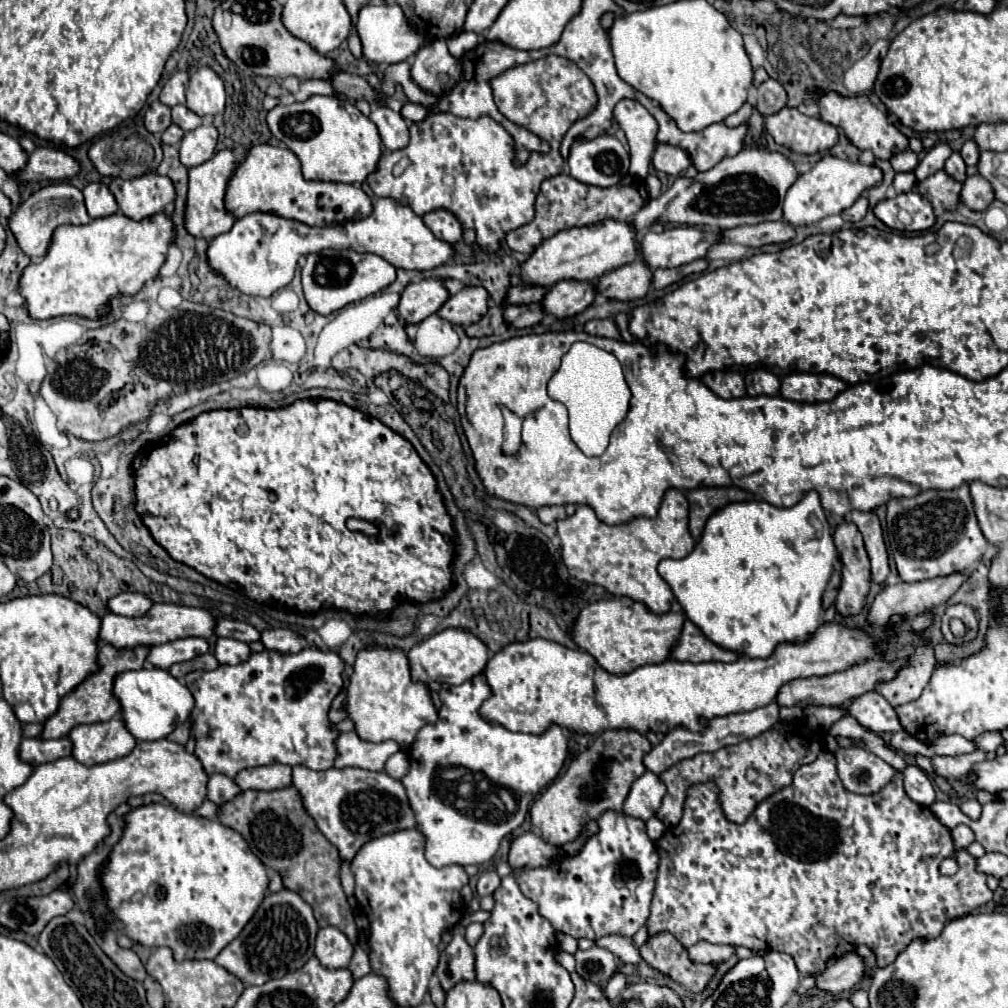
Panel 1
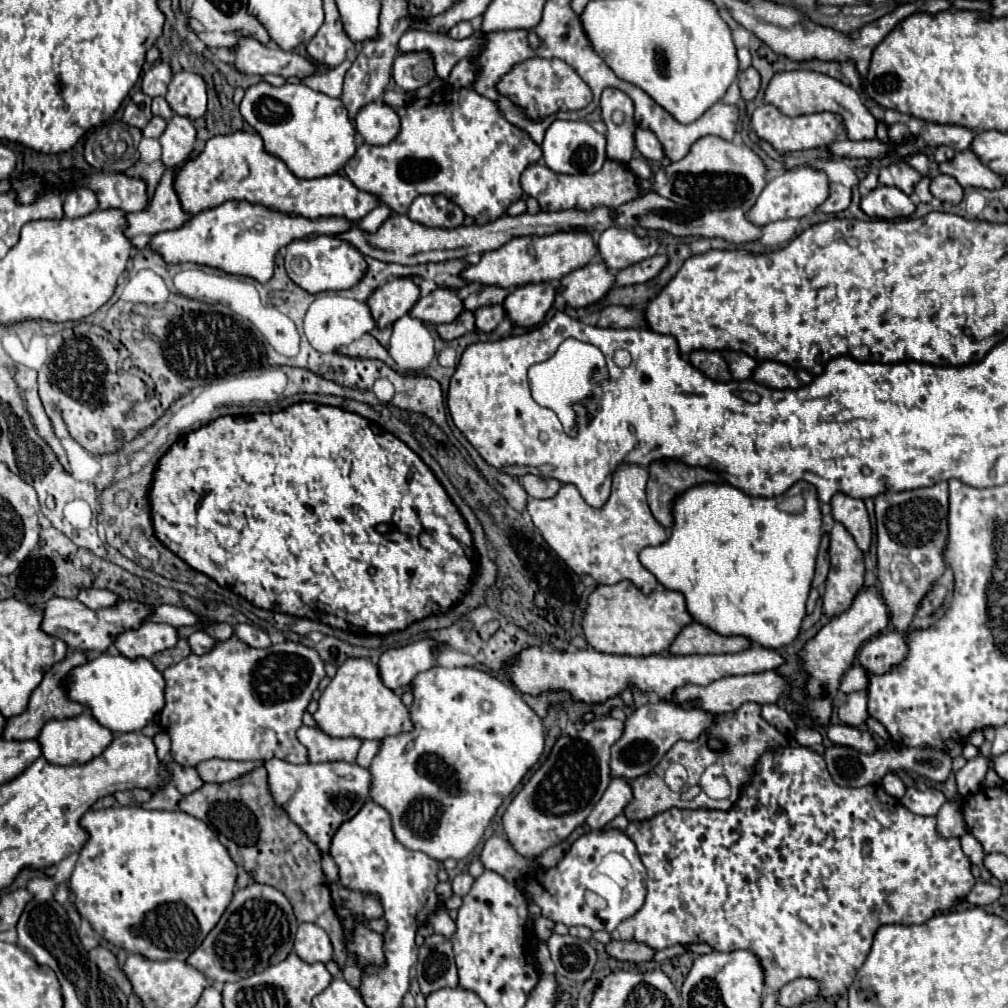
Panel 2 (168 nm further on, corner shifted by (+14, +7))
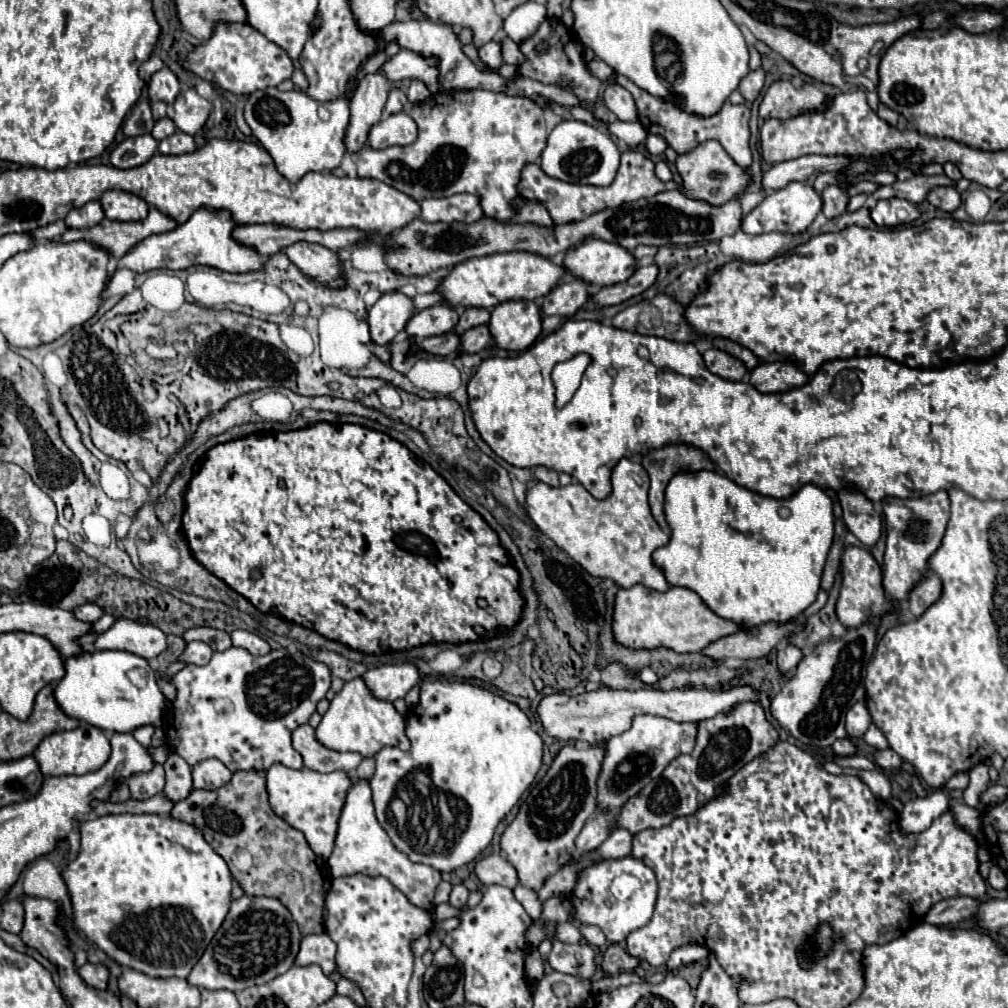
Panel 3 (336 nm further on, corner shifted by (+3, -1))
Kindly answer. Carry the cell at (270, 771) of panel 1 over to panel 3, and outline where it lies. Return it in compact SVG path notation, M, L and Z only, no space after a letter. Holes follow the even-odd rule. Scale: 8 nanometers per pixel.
M202 760L200 764L192 766L192 786L214 790L226 784L232 778L232 772L220 760Z

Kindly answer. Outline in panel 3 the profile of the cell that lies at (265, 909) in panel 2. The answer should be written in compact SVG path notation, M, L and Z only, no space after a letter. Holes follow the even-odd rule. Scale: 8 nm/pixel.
M242 896L232 900L220 930L186 980L196 988L232 992L240 992L256 984L266 984L268 980L284 974L290 966L294 966L300 938L302 936L296 922L292 920L288 908L280 904L280 900Z

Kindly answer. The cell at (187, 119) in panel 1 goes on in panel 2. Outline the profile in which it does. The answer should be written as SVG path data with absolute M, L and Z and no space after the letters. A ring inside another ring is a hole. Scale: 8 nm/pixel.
M153 98L153 114L161 116L161 118L165 118L169 122L175 112L169 108L169 104L167 104L165 98Z

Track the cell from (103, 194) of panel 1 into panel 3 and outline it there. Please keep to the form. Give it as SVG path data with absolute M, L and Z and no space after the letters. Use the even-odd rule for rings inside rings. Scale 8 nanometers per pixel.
M88 202L88 204L68 212L64 222L68 228L92 228L92 226L100 224L102 218L104 218L102 206L98 202Z

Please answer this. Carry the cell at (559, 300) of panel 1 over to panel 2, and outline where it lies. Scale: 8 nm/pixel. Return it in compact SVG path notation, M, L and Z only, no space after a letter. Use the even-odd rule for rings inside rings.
M551 282L541 284L527 284L521 288L515 288L507 300L503 302L503 308L507 312L507 318L511 318L519 326L537 326L549 308L553 306L557 296L557 286Z

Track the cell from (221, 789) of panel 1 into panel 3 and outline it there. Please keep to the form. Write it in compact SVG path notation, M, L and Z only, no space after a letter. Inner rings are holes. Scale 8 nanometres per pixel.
M172 752L164 762L164 770L166 770L166 786L162 794L172 802L184 800L192 790L192 768L186 764L184 758Z

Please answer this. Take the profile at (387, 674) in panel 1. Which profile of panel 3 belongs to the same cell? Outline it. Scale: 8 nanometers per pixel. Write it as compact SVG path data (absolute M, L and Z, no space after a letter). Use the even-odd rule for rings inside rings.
M354 678L342 686L336 698L330 702L330 708L322 716L322 722L316 728L316 738L322 746L338 752L360 752L364 758L372 758L384 746L396 746L400 750L410 750L410 740L404 734L406 720L390 702L378 700L366 688L364 680Z

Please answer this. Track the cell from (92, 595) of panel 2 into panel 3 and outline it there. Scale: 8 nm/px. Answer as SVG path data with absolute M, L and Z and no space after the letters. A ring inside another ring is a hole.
M84 604L84 606L74 608L72 614L76 616L76 620L84 620L84 622L92 624L92 622L96 622L104 612L102 612L102 608L98 608L96 604Z

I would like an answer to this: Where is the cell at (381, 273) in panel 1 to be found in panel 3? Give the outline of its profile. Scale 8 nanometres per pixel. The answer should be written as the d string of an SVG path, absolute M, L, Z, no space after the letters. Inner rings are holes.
M304 240L290 244L284 252L308 278L334 288L342 286L342 264L336 252L322 244L304 244Z

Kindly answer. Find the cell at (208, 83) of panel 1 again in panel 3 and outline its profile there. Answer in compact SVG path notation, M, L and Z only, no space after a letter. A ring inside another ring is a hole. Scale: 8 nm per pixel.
M186 88L174 102L174 124L178 130L194 136L212 112L212 104L202 98L194 88Z

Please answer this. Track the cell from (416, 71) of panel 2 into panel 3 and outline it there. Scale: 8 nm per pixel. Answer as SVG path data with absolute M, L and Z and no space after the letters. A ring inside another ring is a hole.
M412 80L410 88L408 88L408 100L416 104L416 102L422 102L422 100L426 100L428 96L430 96L430 92L428 92L426 84L424 84L422 80Z

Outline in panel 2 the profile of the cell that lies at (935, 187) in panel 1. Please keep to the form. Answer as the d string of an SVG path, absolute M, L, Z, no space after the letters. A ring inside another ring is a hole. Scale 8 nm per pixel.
M899 160L887 168L879 168L879 184L897 186L899 190L903 190L909 196L913 194L913 188L921 178L923 178L923 174L917 172L915 168L911 168L905 160Z

